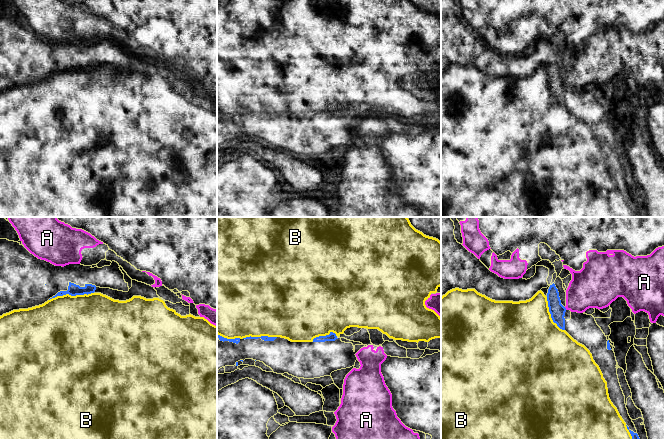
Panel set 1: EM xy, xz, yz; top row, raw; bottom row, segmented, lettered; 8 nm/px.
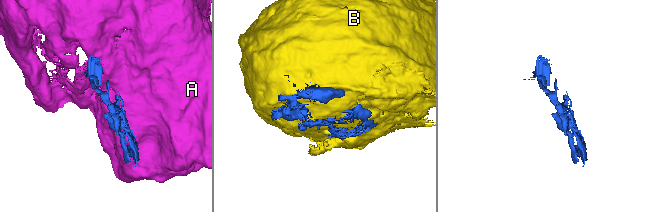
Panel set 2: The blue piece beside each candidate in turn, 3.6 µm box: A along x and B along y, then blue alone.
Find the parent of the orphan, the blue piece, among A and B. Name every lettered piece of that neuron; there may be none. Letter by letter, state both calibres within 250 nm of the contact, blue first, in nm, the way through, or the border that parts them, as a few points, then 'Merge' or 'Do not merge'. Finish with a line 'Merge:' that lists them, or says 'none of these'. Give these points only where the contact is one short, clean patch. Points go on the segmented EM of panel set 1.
A: Thickness 120 nm (blue) against 320 nm. Do not merge
B: Thickness 90 nm (blue) against 500 nm. Merge
Merge: B

